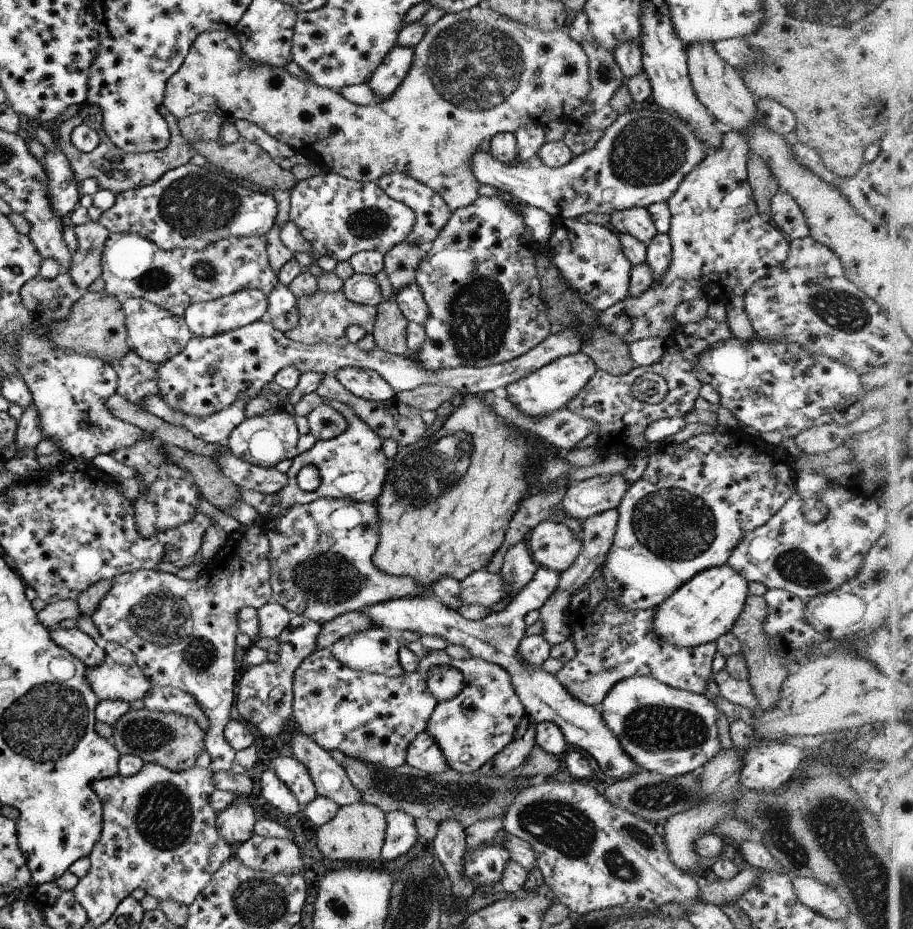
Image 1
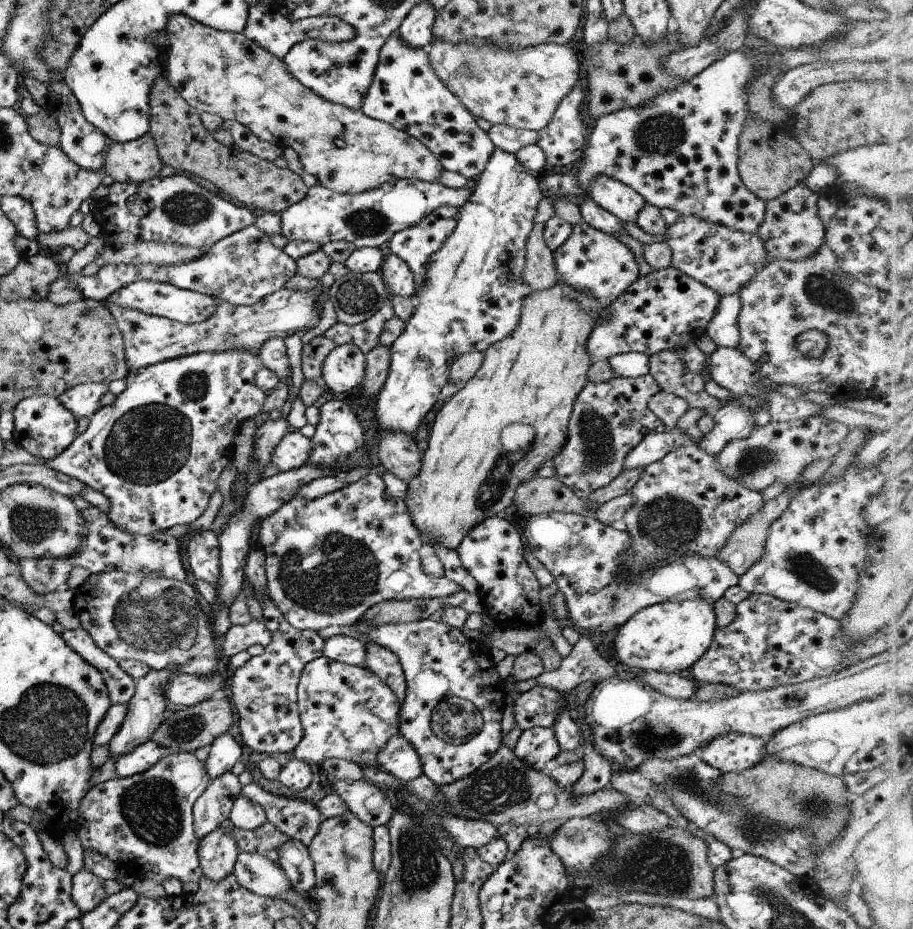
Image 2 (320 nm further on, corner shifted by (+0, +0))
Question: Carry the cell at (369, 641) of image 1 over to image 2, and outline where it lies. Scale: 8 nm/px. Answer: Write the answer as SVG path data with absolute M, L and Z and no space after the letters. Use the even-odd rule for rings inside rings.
M333 635L323 641L321 654L329 660L361 667L365 656L364 642L345 635Z

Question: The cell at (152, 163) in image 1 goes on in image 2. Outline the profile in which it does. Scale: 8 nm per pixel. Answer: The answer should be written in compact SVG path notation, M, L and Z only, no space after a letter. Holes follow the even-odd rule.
M145 133L132 141L112 142L106 150L101 172L111 176L115 183L140 183L157 177L162 167L163 164L157 154L153 139L151 135Z

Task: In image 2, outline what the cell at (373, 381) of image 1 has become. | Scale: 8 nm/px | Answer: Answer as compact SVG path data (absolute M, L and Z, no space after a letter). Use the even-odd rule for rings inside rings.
M351 343L334 346L322 360L320 377L326 388L343 394L357 388L364 375L364 354Z

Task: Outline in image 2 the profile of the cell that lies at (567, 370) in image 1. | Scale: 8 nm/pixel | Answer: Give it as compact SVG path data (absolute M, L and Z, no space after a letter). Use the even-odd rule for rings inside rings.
M671 265L652 270L629 283L608 306L606 319L594 325L586 340L590 362L606 361L619 353L635 351L650 357L661 351L683 349L706 331L721 296Z

